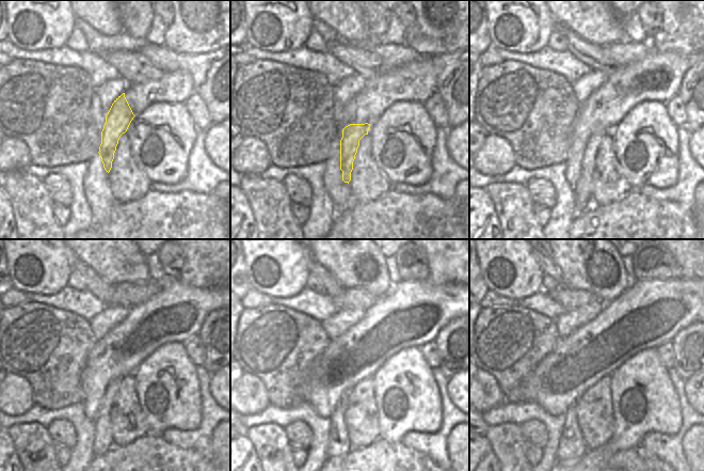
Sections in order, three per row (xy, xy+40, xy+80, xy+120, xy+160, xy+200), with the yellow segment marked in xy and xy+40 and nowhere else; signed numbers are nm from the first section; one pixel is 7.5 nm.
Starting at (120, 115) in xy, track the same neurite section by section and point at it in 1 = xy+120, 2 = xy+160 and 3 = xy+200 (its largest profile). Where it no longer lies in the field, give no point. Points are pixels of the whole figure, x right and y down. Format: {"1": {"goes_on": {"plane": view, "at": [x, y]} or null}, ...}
{"1": {"goes_on": {"plane": "xy+120", "at": [102, 442]}}, "2": {"goes_on": {"plane": "xy+160", "at": [338, 443]}}, "3": {"goes_on": {"plane": "xy+200", "at": [572, 445]}}}

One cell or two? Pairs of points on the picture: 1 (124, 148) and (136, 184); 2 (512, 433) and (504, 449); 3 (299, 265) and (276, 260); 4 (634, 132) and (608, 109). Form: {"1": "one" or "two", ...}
{"1": "one", "2": "one", "3": "one", "4": "two"}

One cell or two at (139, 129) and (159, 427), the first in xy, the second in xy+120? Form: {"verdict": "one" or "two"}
{"verdict": "one"}

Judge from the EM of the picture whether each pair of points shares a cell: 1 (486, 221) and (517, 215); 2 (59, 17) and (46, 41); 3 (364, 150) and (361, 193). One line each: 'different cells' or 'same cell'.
1: different cells
2: same cell
3: same cell

